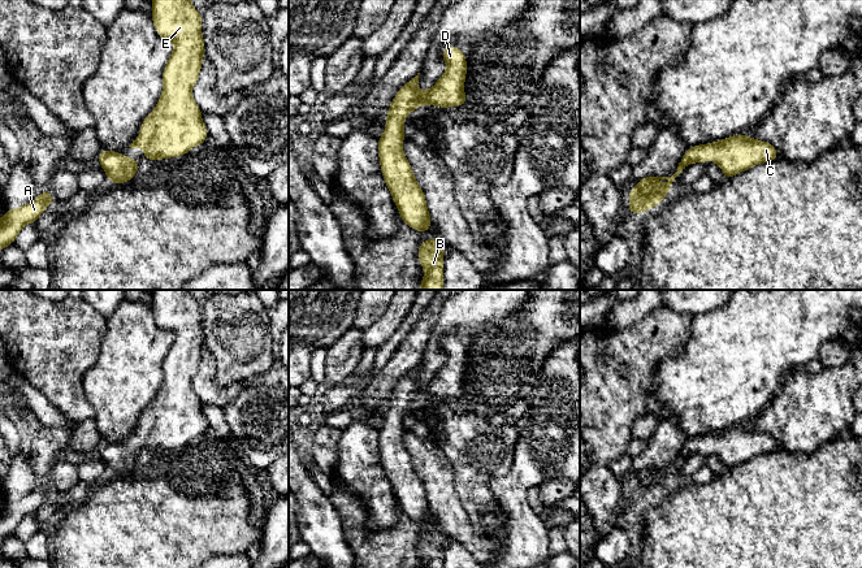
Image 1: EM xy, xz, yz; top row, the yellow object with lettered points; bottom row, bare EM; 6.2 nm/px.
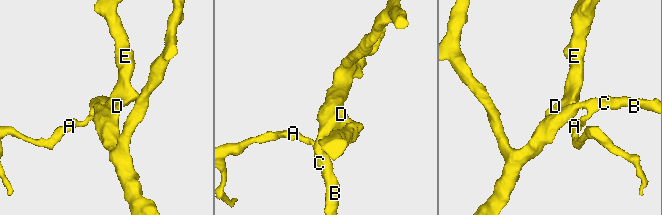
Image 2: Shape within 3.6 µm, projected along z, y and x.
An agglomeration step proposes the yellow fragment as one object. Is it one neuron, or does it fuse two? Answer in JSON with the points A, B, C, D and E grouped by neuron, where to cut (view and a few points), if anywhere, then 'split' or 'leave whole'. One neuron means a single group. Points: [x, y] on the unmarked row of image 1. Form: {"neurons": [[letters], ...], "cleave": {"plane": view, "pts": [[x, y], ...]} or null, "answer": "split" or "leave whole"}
{"neurons": [["A", "B", "C", "D", "E"]], "cleave": null, "answer": "leave whole"}

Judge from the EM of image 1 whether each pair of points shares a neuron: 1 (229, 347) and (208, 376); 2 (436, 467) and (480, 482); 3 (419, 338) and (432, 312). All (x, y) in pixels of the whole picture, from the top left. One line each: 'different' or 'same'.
1: different
2: different
3: same

